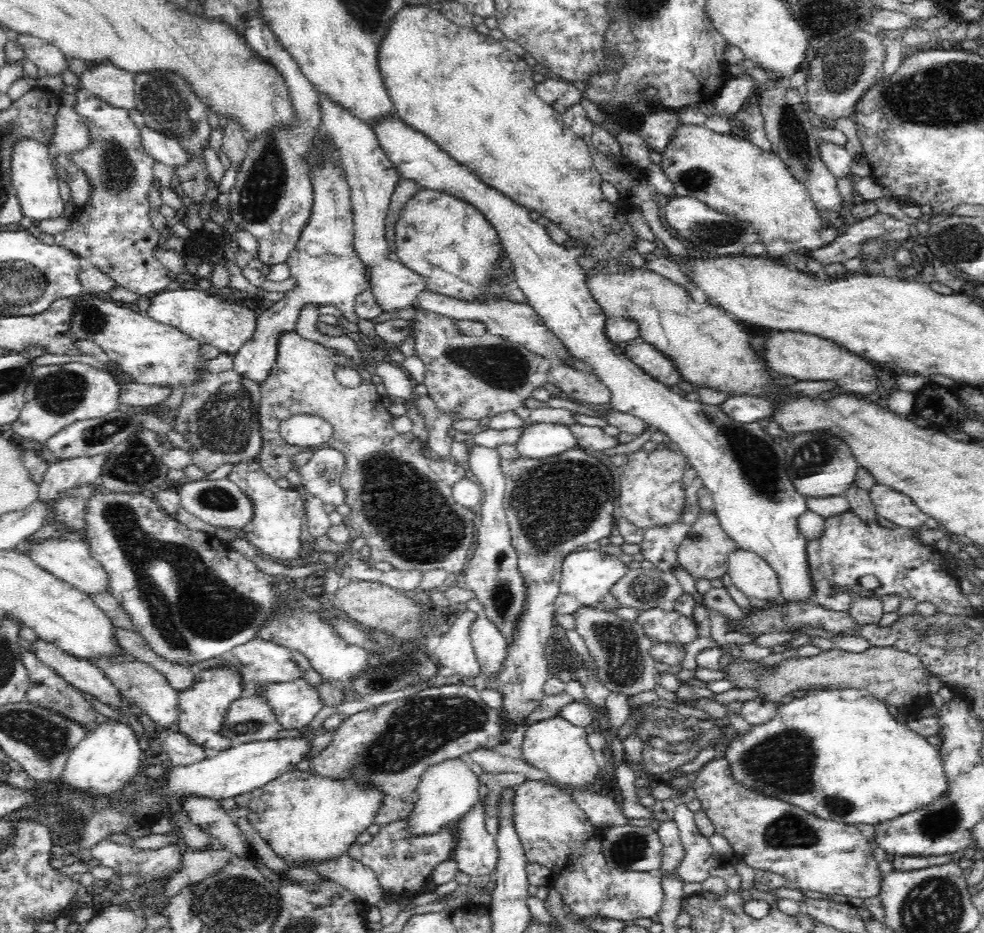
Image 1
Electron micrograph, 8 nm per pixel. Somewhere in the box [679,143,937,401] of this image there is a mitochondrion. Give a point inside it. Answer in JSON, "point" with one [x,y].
{"point":[712,235]}

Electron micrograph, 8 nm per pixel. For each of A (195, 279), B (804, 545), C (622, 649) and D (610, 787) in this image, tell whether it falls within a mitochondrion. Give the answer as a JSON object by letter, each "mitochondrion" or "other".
{"A":"other","B":"other","C":"mitochondrion","D":"other"}

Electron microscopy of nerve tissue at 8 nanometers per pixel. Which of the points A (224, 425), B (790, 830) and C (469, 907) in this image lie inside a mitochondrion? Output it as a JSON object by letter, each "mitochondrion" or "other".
{"A":"mitochondrion","B":"mitochondrion","C":"other"}

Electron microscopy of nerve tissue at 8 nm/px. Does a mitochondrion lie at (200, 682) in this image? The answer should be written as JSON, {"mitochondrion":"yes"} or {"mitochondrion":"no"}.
{"mitochondrion":"no"}

